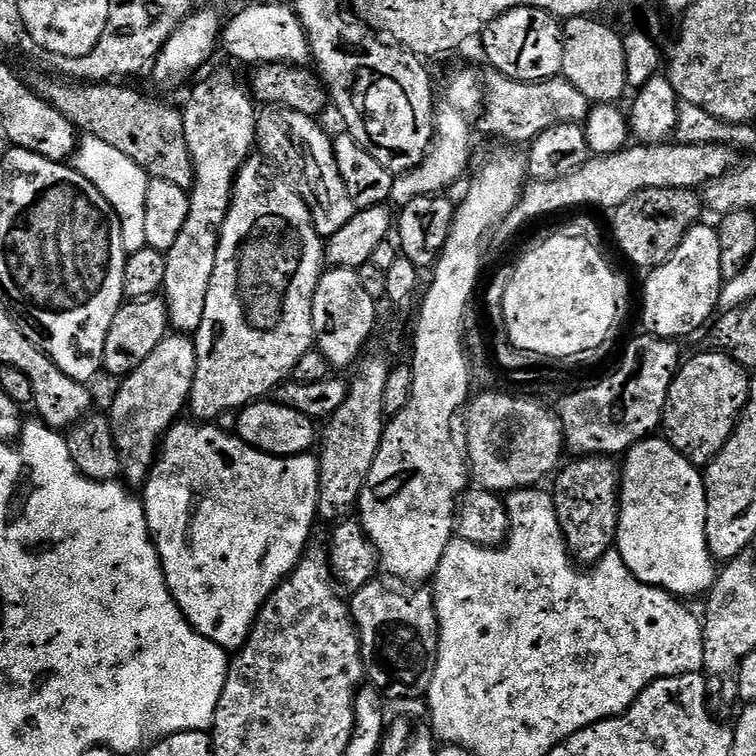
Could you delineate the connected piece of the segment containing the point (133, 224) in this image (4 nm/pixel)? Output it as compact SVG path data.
M85 135L75 149L72 166L106 198L109 207L116 212L123 230L123 246L129 254L144 248L146 186L148 175L144 168L132 159L109 146L96 136Z

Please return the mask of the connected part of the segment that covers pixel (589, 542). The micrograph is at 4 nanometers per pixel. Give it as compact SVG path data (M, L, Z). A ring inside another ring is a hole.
M586 456L573 461L569 468L561 467L555 477L556 513L569 552L581 565L591 566L606 553L613 551L616 543L616 532L620 529L622 468L615 459L608 456Z

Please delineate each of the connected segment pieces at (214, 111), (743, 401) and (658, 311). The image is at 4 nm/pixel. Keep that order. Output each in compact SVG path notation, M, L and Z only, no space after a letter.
M220 68L193 90L188 105L182 108L184 138L192 156L192 168L200 168L204 180L216 180L224 190L232 188L238 169L258 144L258 108L253 97L245 89L244 92L235 74L228 68Z
M704 352L693 360L685 359L665 404L663 431L673 447L696 462L708 462L722 451L748 402L749 373L739 360L720 352Z
M697 222L682 238L680 245L670 254L664 264L651 269L644 280L644 327L645 333L652 333L662 339L679 341L680 336L692 336L712 315L717 315L720 308L721 288L726 283L726 274L721 267L722 246L719 245L719 234L711 224Z

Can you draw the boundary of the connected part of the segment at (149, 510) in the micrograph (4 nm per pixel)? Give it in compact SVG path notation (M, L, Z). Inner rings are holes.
M177 422L168 429L163 441L162 451L147 473L148 485L144 488L142 507L144 516L148 520L148 531L155 543L156 552L160 556L160 567L164 570L164 577L172 597L180 606L180 611L189 624L201 632L208 640L213 640L217 646L225 650L238 650L247 644L250 633L256 626L257 617L265 604L272 599L273 592L292 575L300 561L305 559L308 539L312 536L312 527L316 524L316 511L320 508L320 488L322 492L321 461L312 454L298 456L273 456L259 447L247 444L228 432L223 432L212 422L196 422L200 424L183 424ZM199 544L204 547L204 556L199 556Z

